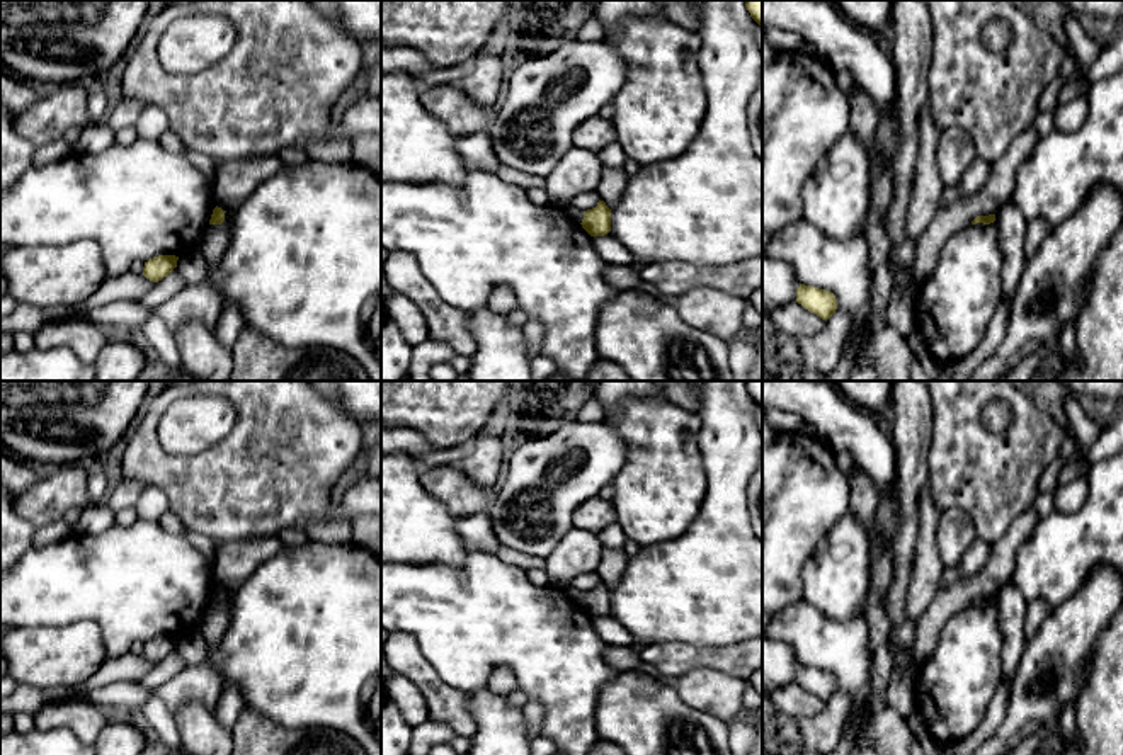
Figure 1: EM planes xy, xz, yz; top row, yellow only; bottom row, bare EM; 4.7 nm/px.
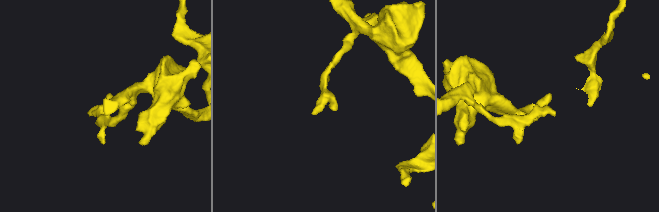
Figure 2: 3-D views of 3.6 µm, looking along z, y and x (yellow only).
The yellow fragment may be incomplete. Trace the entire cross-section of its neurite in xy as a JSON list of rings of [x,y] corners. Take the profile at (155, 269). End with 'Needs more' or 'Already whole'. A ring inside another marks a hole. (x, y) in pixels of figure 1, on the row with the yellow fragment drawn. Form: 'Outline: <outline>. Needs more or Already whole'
Outline: [[[158,255],[145,262],[143,275],[153,282],[162,281],[177,267],[179,257]]]. Already whole

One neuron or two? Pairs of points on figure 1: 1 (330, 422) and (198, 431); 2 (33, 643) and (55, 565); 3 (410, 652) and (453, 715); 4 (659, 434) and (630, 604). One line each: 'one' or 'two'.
1: two
2: two
3: one
4: two

